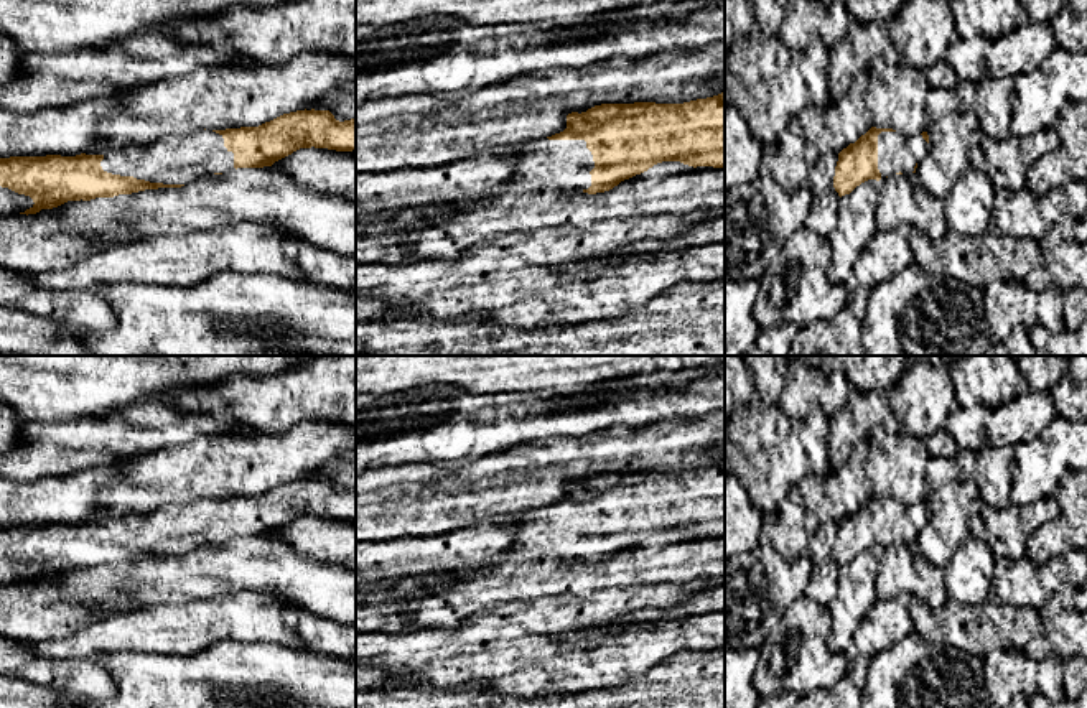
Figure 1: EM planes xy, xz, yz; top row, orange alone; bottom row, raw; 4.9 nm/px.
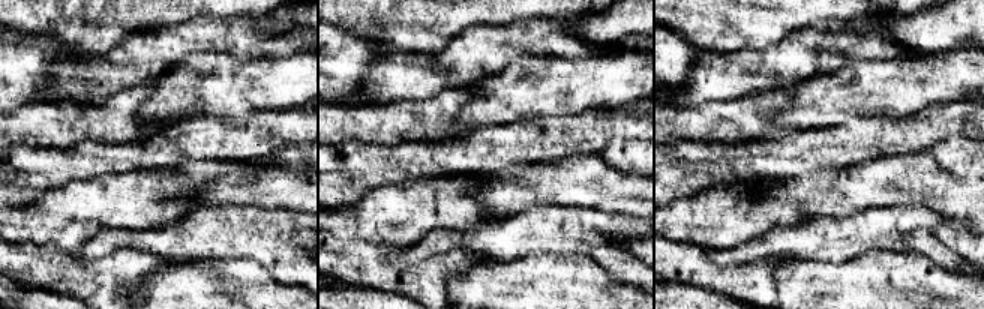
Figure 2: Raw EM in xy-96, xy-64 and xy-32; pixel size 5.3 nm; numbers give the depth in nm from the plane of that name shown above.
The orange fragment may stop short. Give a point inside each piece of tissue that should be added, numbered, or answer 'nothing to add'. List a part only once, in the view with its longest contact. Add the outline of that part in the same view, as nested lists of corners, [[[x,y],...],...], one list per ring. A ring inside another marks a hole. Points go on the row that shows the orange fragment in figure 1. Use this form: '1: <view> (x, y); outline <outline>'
1: xy (172, 160); outline [[[199,130],[193,135],[165,135],[150,145],[132,145],[109,150],[100,161],[104,171],[120,176],[133,176],[150,183],[188,184],[203,176],[226,173],[234,168],[234,153],[224,147],[222,135],[212,130]]]
2: xy (10, 203); outline [[[0,186],[0,217],[25,212],[33,207],[33,204],[30,196]]]

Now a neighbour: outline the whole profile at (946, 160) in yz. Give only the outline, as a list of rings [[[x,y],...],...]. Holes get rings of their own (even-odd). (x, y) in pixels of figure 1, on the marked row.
[[[955,114],[931,122],[927,135],[929,151],[917,163],[916,175],[926,193],[944,199],[957,178],[972,166],[962,117]]]

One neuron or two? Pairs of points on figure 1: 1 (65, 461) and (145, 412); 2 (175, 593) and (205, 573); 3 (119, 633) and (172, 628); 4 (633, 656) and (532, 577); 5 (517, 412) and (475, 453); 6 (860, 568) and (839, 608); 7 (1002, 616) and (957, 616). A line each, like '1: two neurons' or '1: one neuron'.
1: one neuron
2: one neuron
3: one neuron
4: two neurons
5: one neuron
6: one neuron
7: one neuron

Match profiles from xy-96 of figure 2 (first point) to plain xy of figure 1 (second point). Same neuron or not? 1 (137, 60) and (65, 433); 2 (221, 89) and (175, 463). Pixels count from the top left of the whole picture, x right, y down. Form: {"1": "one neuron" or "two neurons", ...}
{"1": "one neuron", "2": "one neuron"}

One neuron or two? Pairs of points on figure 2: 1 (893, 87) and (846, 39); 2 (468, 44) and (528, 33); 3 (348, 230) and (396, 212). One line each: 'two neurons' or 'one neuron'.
1: two neurons
2: one neuron
3: one neuron

